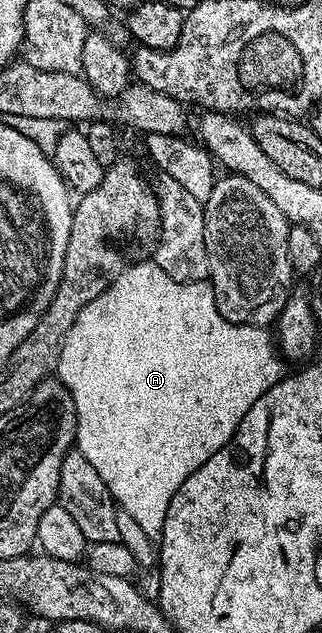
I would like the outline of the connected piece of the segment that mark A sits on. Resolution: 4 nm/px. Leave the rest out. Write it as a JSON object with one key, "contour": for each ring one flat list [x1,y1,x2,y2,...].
{"contour":[[146,261,146,263,130,262,124,269,117,271,115,278,108,284,108,287,101,295,95,297,93,301,88,303,85,308,79,313,76,321,71,325,70,331,66,334,62,341,61,361,56,369,56,378,60,379,61,384,68,389,73,395,75,401,75,409,77,410,77,437,75,440,76,450,83,453,83,457,87,457,87,461,91,461,91,465,95,465,95,473,99,473,99,477,103,477,103,481,107,485,107,489,113,494,117,505,125,509,127,513,131,513,135,517,136,524,147,533,147,537,154,541,160,540,161,530,163,525,167,523,167,511,171,505,171,501,175,497,175,493,179,493,179,489,183,485,183,481,187,481,187,477,191,477,191,473,200,471,204,467,205,462,213,456,219,449,229,446,229,438,237,431,238,425,243,421,243,417,248,415,252,407,257,406,259,400,263,397,263,393,267,393,267,389,271,389,281,379,284,379,287,374,287,368,281,364,282,356,279,354,278,348,269,344,269,339,263,333,262,328,255,327,251,323,232,323,227,321,227,317,223,317,217,308,215,301,215,293,213,292,212,282,209,281,190,281,188,283,180,283,177,279,172,279,167,273,163,273,163,269,158,263]]}

